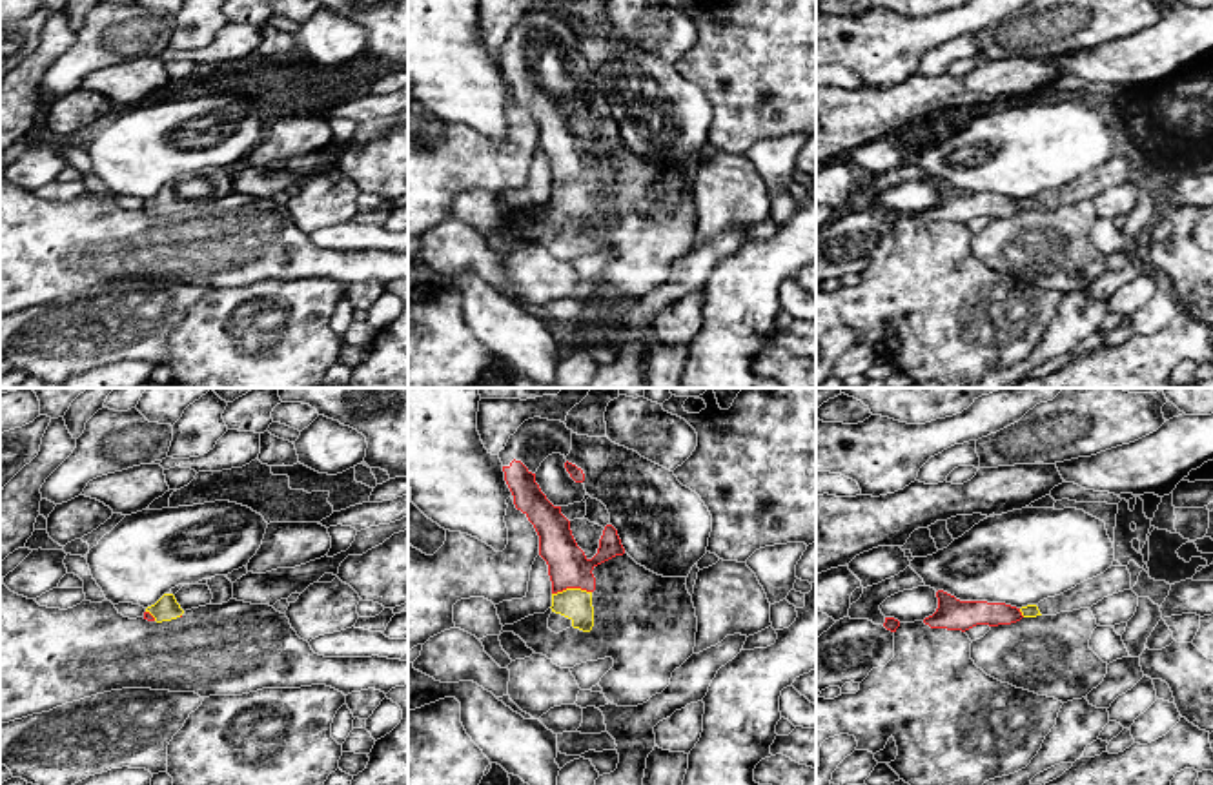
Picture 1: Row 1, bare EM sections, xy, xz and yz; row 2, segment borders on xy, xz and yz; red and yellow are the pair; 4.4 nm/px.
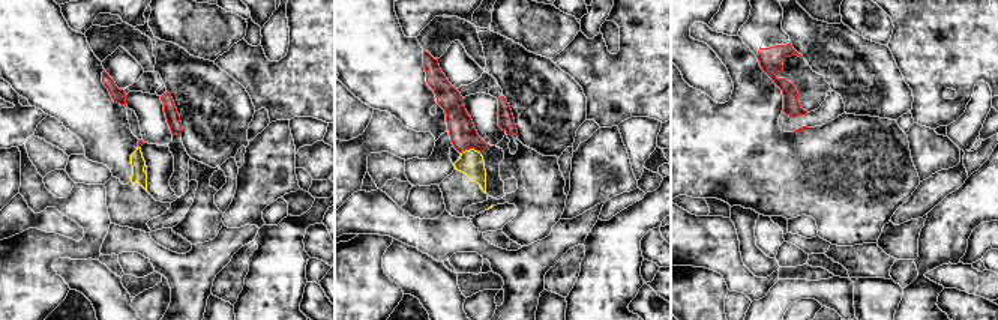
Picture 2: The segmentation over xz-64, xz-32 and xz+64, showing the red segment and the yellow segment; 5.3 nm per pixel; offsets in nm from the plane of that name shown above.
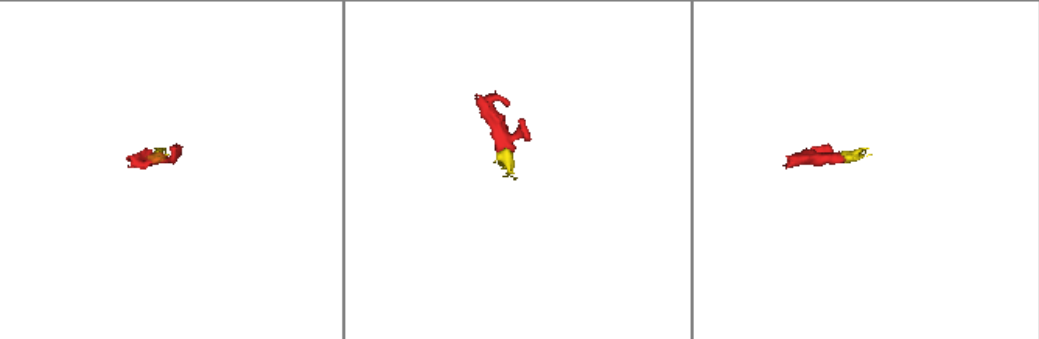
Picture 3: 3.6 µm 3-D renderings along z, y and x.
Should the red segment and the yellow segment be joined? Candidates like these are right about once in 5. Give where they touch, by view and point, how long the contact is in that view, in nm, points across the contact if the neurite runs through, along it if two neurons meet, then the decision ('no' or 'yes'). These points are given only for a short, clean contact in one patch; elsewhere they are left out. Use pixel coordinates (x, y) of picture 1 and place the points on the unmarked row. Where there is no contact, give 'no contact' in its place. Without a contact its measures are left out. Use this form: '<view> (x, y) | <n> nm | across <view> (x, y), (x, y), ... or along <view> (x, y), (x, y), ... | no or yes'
xz (570, 179) | 180 nm | across xz (569, 159), (570, 179), (574, 195) | yes

